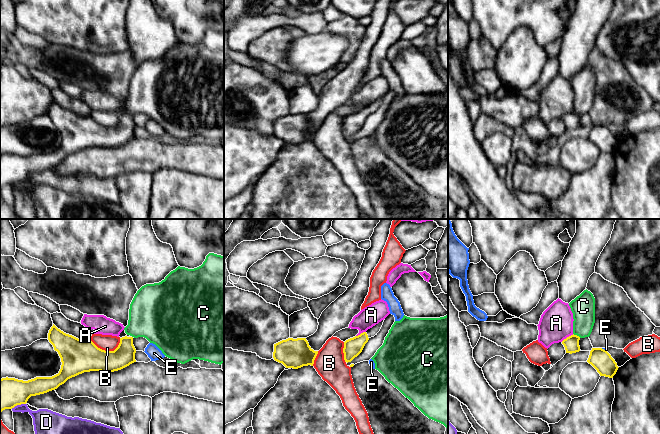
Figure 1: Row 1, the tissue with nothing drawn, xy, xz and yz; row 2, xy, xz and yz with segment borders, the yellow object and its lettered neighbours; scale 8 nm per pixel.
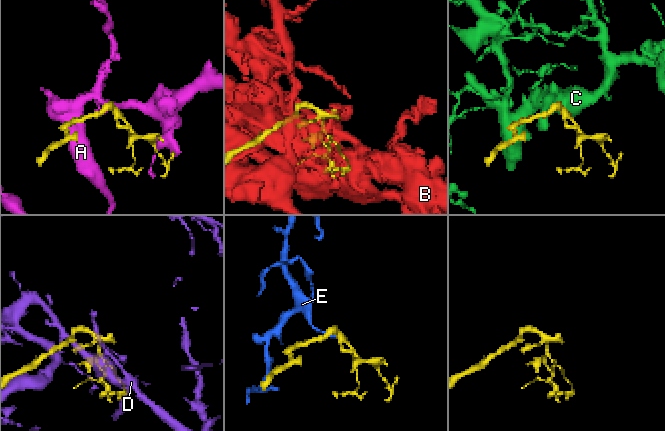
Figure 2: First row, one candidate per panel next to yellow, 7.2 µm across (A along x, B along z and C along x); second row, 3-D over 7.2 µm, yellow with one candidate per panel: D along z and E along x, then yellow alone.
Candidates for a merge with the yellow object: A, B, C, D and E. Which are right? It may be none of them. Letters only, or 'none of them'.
C

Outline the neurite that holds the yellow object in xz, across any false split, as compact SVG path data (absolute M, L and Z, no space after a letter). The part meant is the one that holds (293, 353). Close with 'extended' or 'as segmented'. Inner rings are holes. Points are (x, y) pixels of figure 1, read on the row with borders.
M288 338L274 344L273 358L286 368L313 366L318 351L314 351L306 338Z; as segmented

